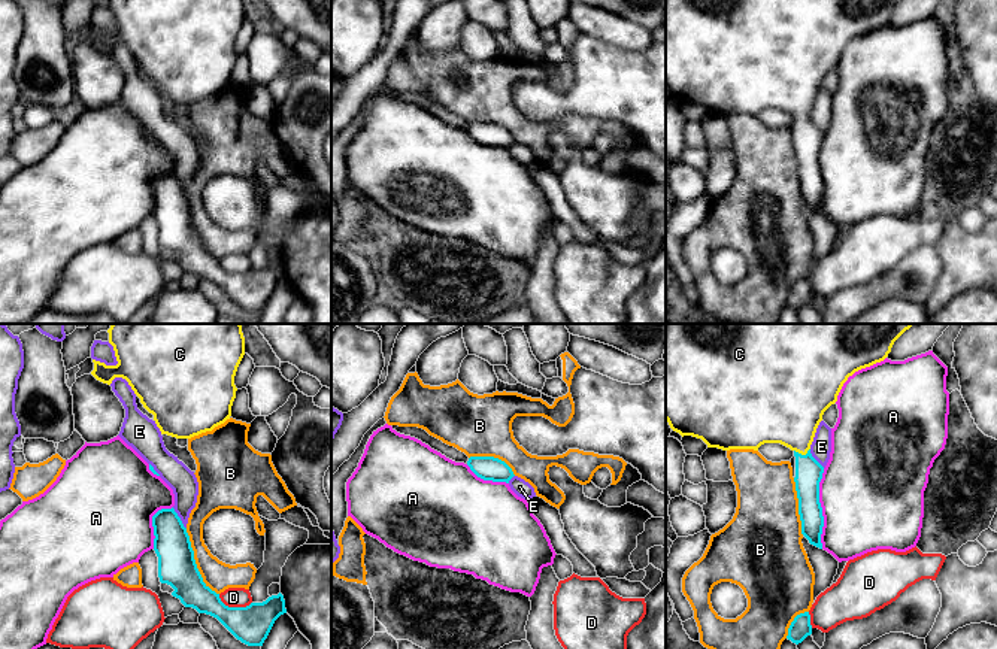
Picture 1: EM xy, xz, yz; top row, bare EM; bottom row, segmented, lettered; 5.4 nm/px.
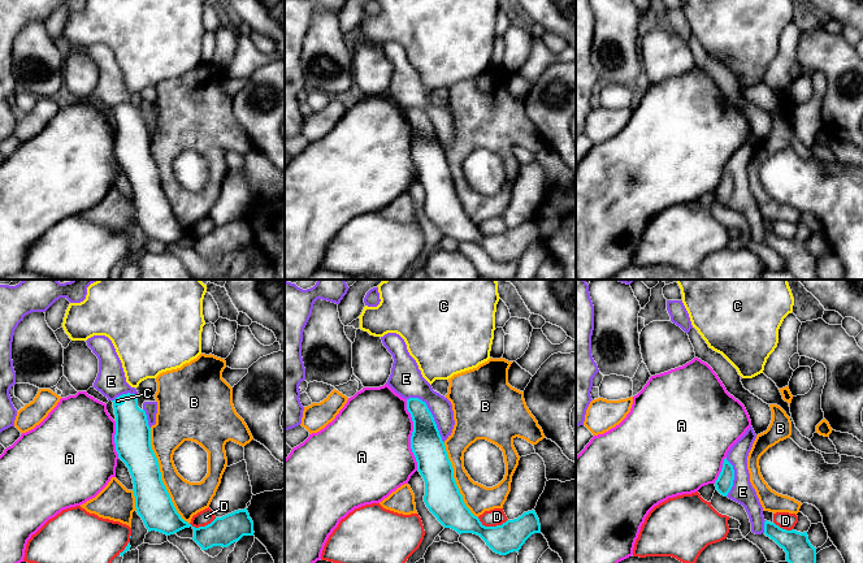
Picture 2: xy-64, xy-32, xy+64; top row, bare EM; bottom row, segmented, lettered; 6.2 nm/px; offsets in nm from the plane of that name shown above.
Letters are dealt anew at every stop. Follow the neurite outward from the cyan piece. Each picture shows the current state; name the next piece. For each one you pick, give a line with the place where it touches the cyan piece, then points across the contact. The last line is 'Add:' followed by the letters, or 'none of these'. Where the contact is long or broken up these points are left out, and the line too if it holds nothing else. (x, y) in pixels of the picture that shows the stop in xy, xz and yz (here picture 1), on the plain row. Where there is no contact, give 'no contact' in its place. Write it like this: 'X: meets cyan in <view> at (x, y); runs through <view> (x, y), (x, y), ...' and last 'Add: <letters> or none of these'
C: meets cyan in yz at (800, 120); runs through yz (809, 138), (800, 120), (788, 75)
Add: C

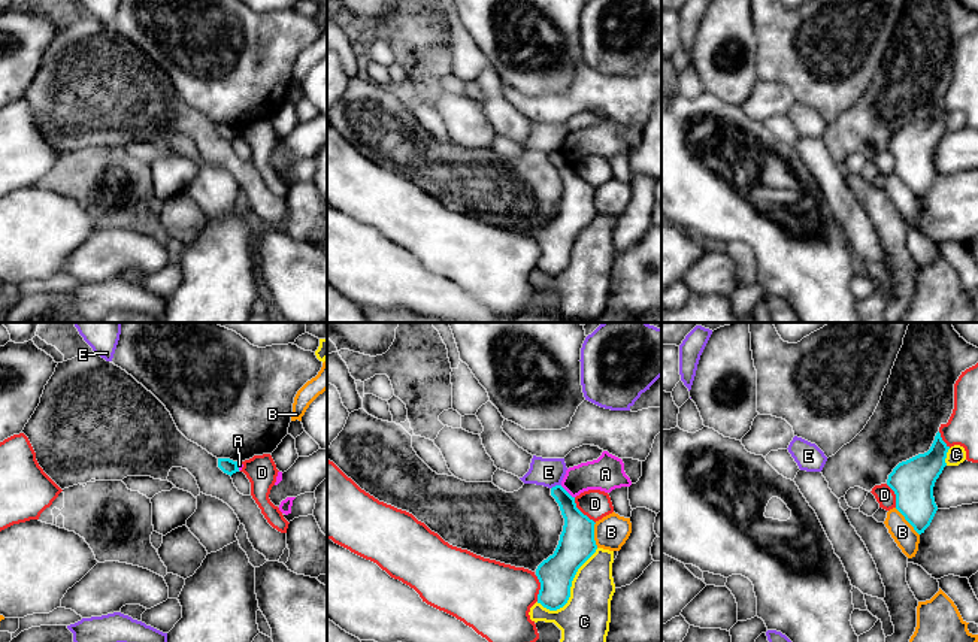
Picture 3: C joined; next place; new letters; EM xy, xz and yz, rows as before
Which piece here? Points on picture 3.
Add: none of these

